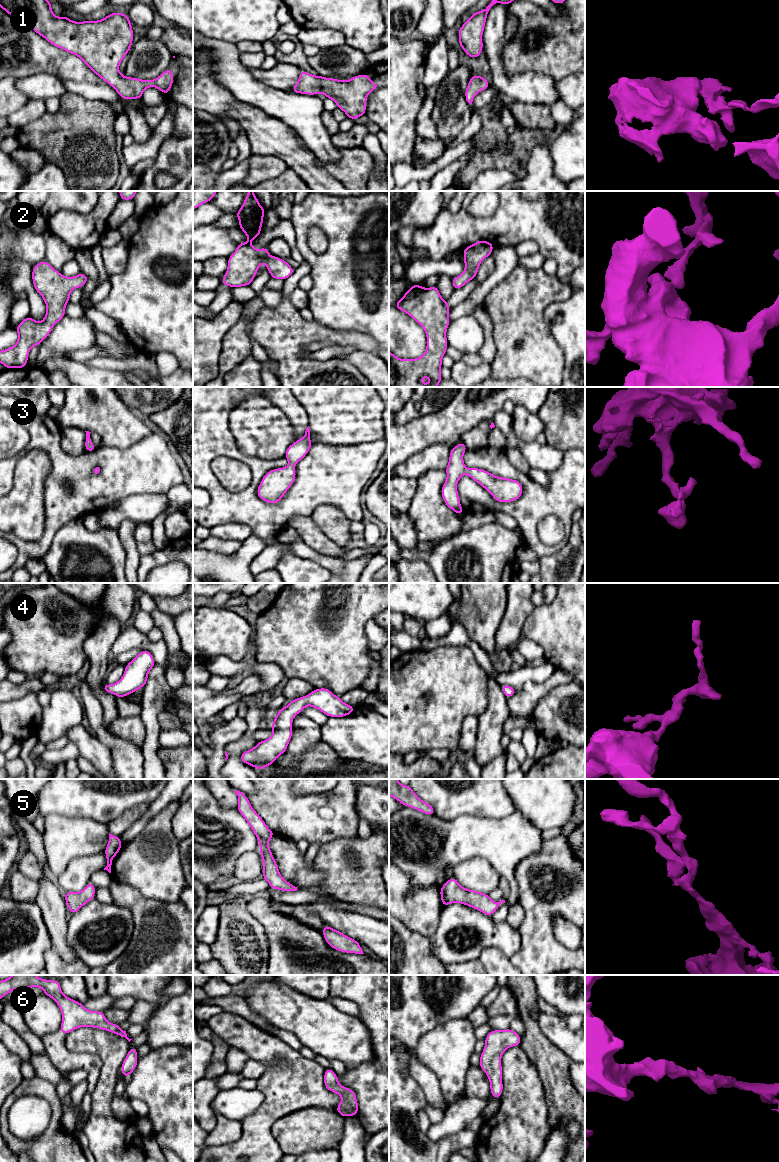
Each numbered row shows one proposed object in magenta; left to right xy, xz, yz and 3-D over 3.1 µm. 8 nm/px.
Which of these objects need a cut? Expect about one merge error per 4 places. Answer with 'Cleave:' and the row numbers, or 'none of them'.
Cleave: none of them

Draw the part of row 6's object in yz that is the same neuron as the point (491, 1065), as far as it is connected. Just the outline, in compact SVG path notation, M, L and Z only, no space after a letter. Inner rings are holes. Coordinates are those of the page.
M512 1029L492 1030L485 1037L485 1047L480 1055L479 1067L490 1081L491 1096L500 1100L503 1091L501 1057L504 1051L520 1046L521 1036Z

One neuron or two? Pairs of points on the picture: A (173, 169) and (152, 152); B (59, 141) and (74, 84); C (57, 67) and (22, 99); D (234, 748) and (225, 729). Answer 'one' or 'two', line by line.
A: two
B: two
C: two
D: two

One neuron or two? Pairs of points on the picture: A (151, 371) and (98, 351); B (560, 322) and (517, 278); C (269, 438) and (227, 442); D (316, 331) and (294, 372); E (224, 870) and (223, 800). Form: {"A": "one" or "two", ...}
{"A": "two", "B": "two", "C": "two", "D": "one", "E": "two"}

